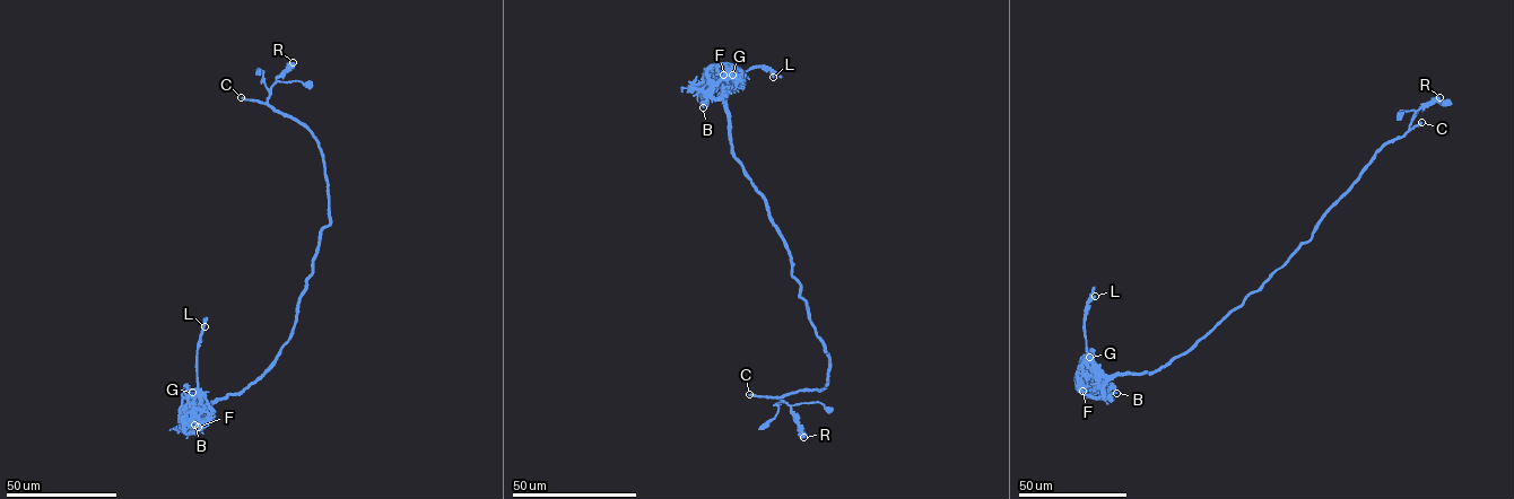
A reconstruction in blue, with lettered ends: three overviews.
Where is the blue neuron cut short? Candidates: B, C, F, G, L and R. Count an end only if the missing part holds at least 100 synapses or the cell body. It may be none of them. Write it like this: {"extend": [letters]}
{"extend": ["C", "L"]}

